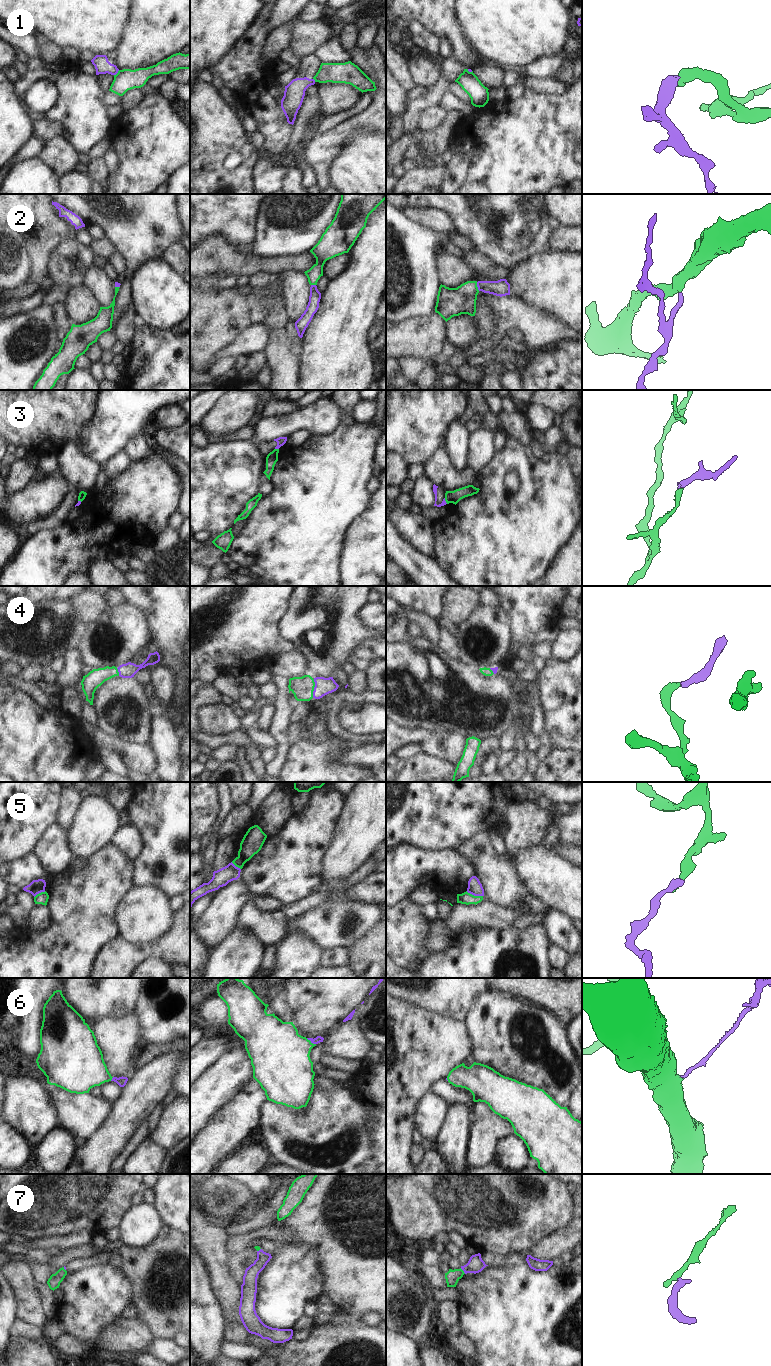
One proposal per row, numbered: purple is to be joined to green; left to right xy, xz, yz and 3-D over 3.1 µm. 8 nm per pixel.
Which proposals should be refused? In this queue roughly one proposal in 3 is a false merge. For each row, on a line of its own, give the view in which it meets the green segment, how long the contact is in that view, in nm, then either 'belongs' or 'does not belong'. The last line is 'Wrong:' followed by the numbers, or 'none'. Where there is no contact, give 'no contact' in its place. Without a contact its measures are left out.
1: meets green in xy; contact 60 nm long; does not belong
2: meets green in yz; contact 80 nm long; belongs
3: meets green in yz; contact 50 nm long; does not belong
4: meets green in xz; contact 150 nm long; belongs
5: meets green in yz; contact 140 nm long; does not belong
6: meets green in xz; contact 90 nm long; belongs
7: meets green in yz; contact 60 nm long; belongs
Wrong: 1, 3, 5

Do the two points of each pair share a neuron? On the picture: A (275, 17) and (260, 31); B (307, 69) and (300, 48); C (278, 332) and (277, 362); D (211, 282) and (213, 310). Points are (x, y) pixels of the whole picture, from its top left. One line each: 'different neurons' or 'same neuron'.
A: different neurons
B: different neurons
C: same neuron
D: different neurons

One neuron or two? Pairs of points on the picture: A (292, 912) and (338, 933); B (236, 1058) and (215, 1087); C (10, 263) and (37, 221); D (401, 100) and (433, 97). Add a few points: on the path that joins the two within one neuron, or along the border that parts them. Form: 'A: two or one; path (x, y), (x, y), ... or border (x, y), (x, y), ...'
A: two; border (320, 903), (291, 919)
B: one; path (235, 1065), (222, 1080)
C: two; border (22, 235), (25, 238), (26, 250), (31, 262)
D: two; border (409, 100), (407, 110), (402, 116)

